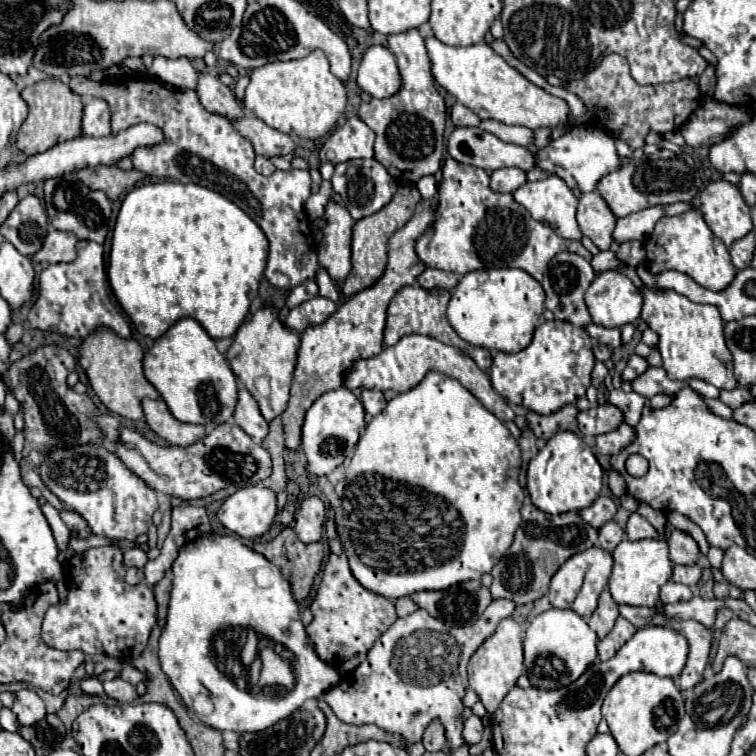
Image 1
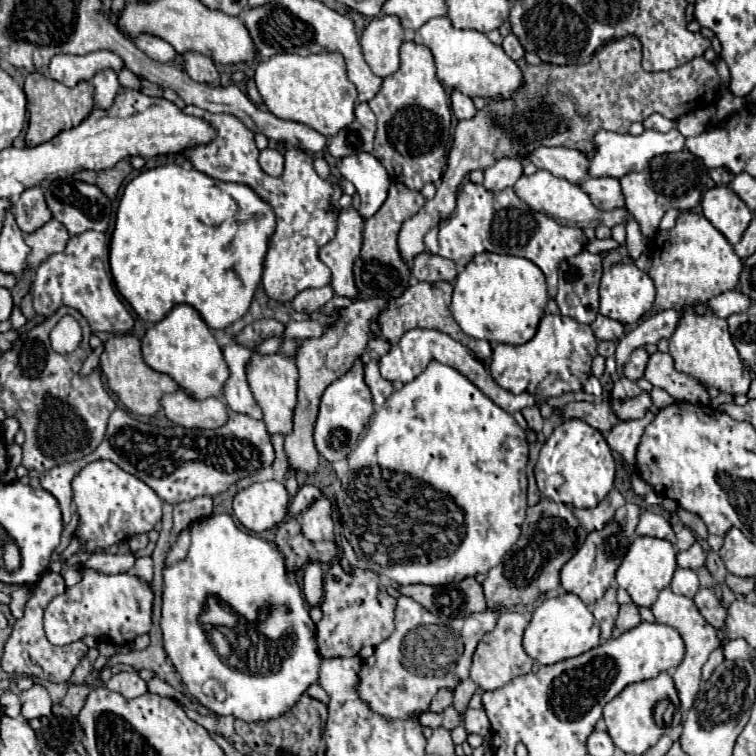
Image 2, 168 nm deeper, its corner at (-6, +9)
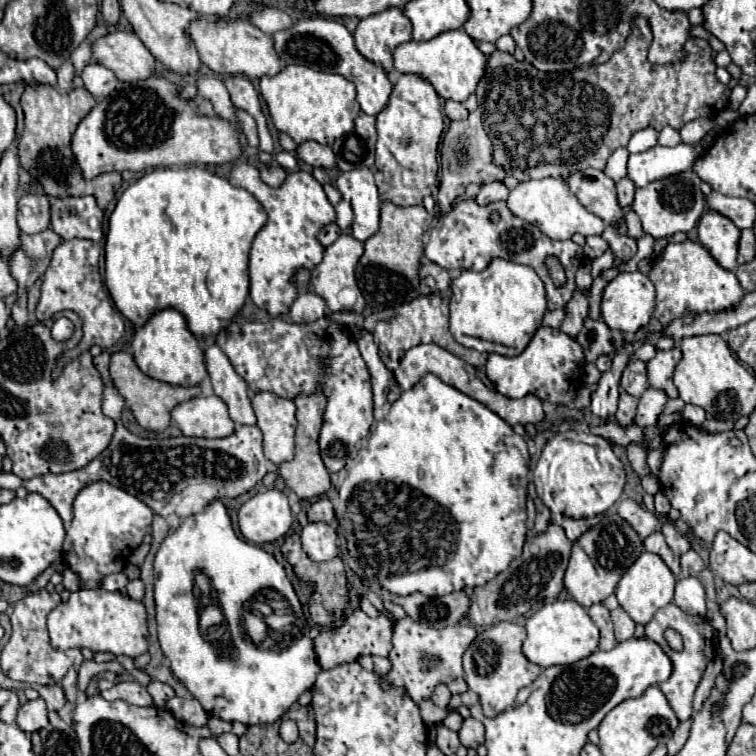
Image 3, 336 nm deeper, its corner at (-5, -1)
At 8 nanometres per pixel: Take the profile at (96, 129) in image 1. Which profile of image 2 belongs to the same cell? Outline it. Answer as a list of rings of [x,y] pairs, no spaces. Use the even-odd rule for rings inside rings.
[[[104,69],[104,71],[98,71],[94,77],[92,77],[92,85],[96,89],[96,95],[94,95],[94,101],[98,107],[102,109],[108,109],[112,103],[114,103],[114,97],[120,89],[120,83],[118,83],[118,77],[112,69]]]

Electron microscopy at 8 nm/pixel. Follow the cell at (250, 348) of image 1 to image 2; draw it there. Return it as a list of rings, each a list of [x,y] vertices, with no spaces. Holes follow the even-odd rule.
[[[280,353],[274,355],[254,355],[248,365],[248,385],[256,403],[264,411],[264,423],[268,435],[288,435],[292,431],[292,415],[296,407],[296,361],[282,357]]]

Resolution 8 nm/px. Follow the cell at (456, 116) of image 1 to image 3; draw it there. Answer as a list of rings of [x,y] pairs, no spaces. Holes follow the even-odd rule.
[[[447,101],[445,103],[445,115],[449,119],[467,119],[467,109],[457,101]]]

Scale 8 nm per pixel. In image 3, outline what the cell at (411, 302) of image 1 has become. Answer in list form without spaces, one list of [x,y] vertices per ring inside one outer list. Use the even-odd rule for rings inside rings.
[[[449,291],[433,293],[433,295],[419,295],[417,299],[413,299],[409,303],[403,303],[399,307],[383,309],[379,313],[373,313],[371,317],[367,317],[363,321],[363,327],[373,333],[375,343],[379,345],[379,351],[381,351],[383,359],[387,359],[391,363],[397,363],[407,349],[411,349],[419,343],[437,343],[439,347],[451,351],[453,355],[465,359],[469,365],[483,367],[485,361],[487,361],[487,355],[483,355],[479,351],[473,351],[473,349],[467,349],[467,347],[461,347],[455,341],[455,337],[451,335],[451,331],[449,331],[449,299],[451,299]]]

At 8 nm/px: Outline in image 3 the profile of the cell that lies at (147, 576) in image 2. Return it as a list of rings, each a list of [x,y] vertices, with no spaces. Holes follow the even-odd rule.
[[[133,579],[129,585],[127,585],[127,595],[141,601],[143,599],[143,593],[145,593],[145,585],[141,579]]]

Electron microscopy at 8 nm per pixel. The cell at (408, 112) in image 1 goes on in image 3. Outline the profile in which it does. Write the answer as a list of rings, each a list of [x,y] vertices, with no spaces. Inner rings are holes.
[[[399,75],[387,107],[377,115],[377,155],[373,175],[381,199],[399,207],[421,205],[427,195],[437,193],[437,149],[443,133],[441,99],[433,85],[417,75]]]

